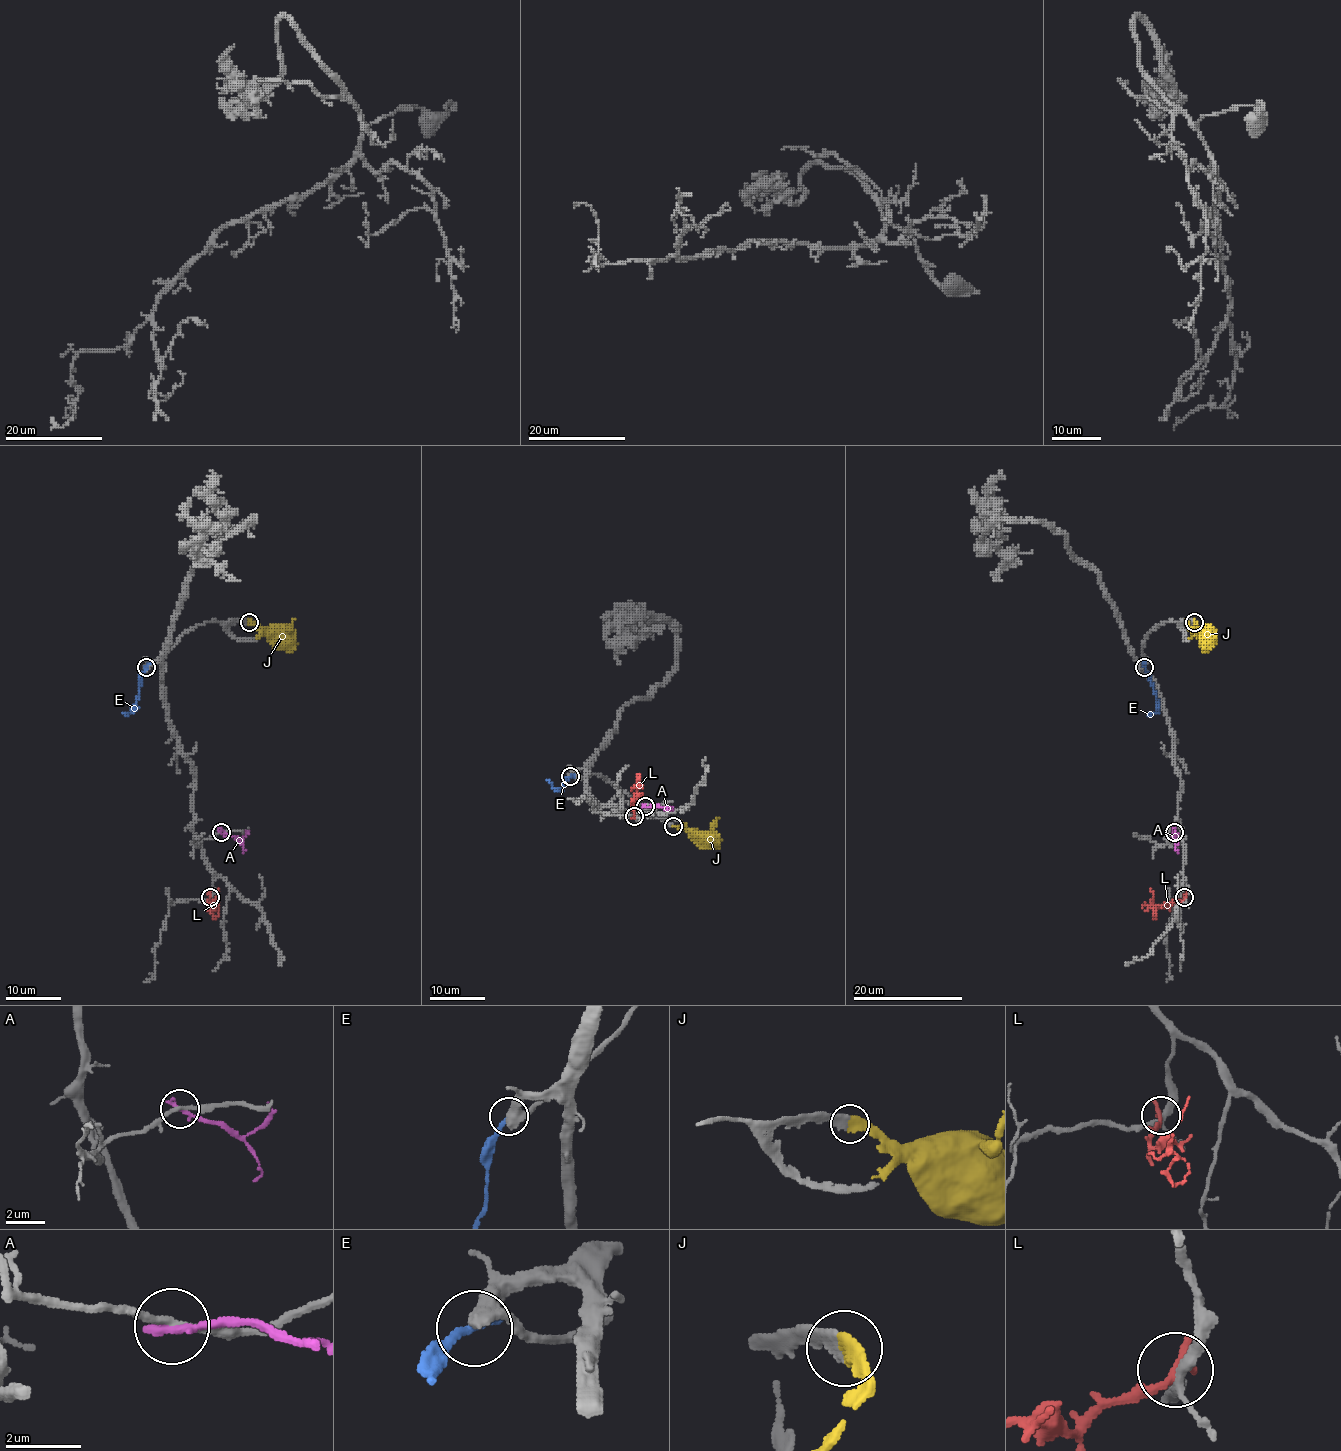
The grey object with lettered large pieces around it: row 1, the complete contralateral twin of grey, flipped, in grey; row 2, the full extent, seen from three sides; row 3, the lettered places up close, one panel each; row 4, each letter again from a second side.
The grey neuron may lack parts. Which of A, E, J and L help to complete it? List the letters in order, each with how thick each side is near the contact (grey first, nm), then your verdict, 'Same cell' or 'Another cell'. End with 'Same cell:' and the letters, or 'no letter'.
A: Thickness 200 nm (grey) against 280 nm. Another cell
E: Thickness 340 nm (grey) against 180 nm. Another cell
J: Thickness 300 nm (grey) against 400 nm. Same cell
L: Thickness 260 nm (grey) against 280 nm. Another cell
Same cell: J

